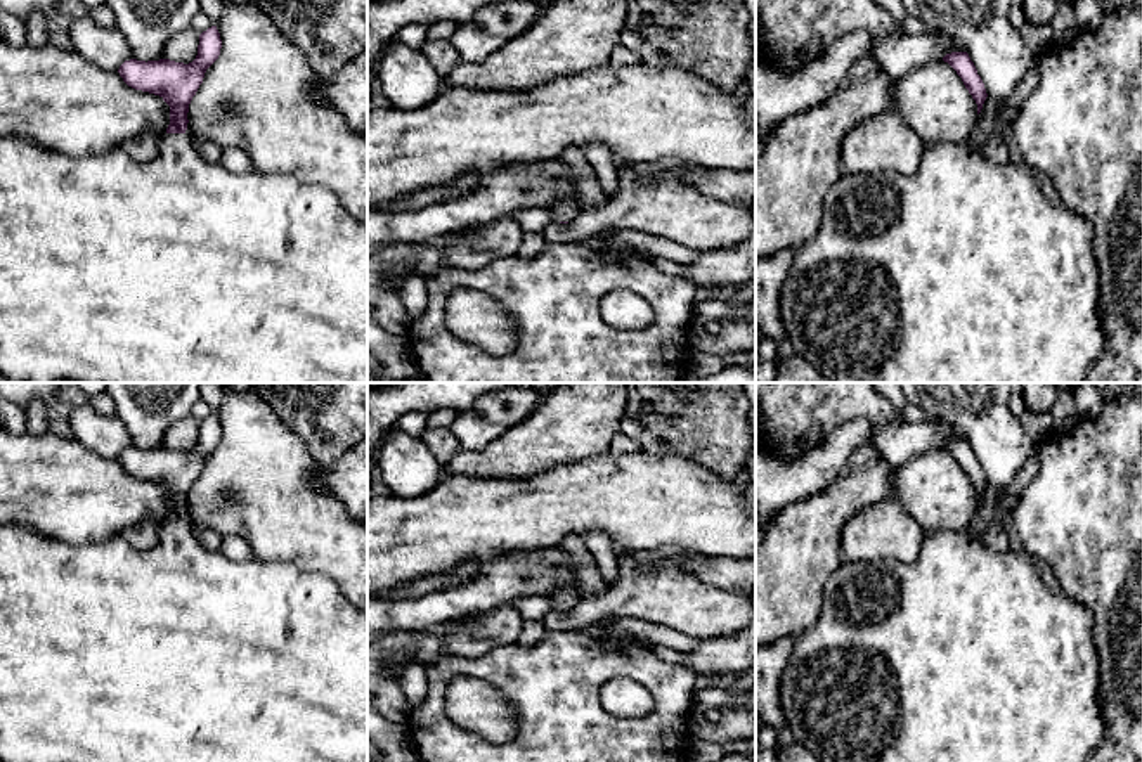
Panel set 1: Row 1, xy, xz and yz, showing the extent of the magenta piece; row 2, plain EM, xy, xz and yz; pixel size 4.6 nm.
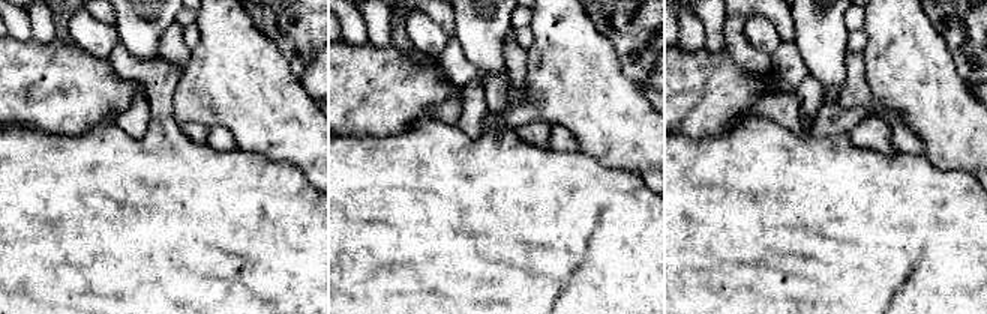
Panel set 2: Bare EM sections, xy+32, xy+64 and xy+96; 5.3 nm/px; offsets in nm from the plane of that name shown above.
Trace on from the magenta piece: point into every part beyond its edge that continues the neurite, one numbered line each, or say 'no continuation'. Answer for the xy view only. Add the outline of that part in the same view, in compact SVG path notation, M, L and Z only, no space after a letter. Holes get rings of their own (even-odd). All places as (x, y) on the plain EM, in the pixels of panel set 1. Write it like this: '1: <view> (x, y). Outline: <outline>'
1: xy (108, 653). Outline: M163 521L163 523L161 523L161 528L159 528L159 533L158 533L158 542L156 542L156 546L154 546L154 547L151 547L151 549L146 549L146 551L140 551L140 549L135 549L135 547L133 547L133 546L130 546L130 544L128 544L128 542L127 542L127 540L125 540L125 539L123 539L123 537L121 537L121 535L120 535L120 537L113 537L113 539L104 539L104 540L94 540L94 542L87 542L87 544L81 544L81 546L73 546L73 544L64 544L64 542L61 542L61 540L57 540L57 539L50 539L50 537L42 537L42 535L40 535L40 533L38 533L38 532L35 532L35 530L28 530L28 528L19 528L19 526L16 526L16 525L0 525L0 762L367 762L367 611L364 611L364 610L360 610L360 608L357 608L357 606L354 606L354 604L352 604L352 603L348 603L348 601L347 601L347 599L345 599L345 596L343 596L343 592L341 592L341 591L340 591L340 587L338 587L338 585L336 585L336 584L334 584L334 582L333 582L333 580L331 580L331 578L329 578L329 577L324 577L324 575L321 575L321 573L307 573L307 572L302 572L302 570L298 570L298 568L295 568L295 566L293 566L293 565L289 565L289 563L286 563L286 561L262 561L262 559L256 559L256 558L255 558L255 559L248 559L248 561L234 561L234 559L229 559L229 558L227 558L227 556L225 556L225 554L224 554L224 552L222 552L222 551L210 551L210 549L204 549L204 547L203 547L203 546L201 546L201 544L199 544L199 542L198 542L198 540L196 540L196 537L194 537L194 533L192 533L192 525L191 525L191 523L189 523L189 521Z

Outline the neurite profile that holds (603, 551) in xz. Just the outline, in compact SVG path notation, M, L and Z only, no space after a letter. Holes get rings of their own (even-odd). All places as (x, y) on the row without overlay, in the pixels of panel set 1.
M587 532L584 537L596 566L607 587L613 585L619 578L617 547L603 532Z

